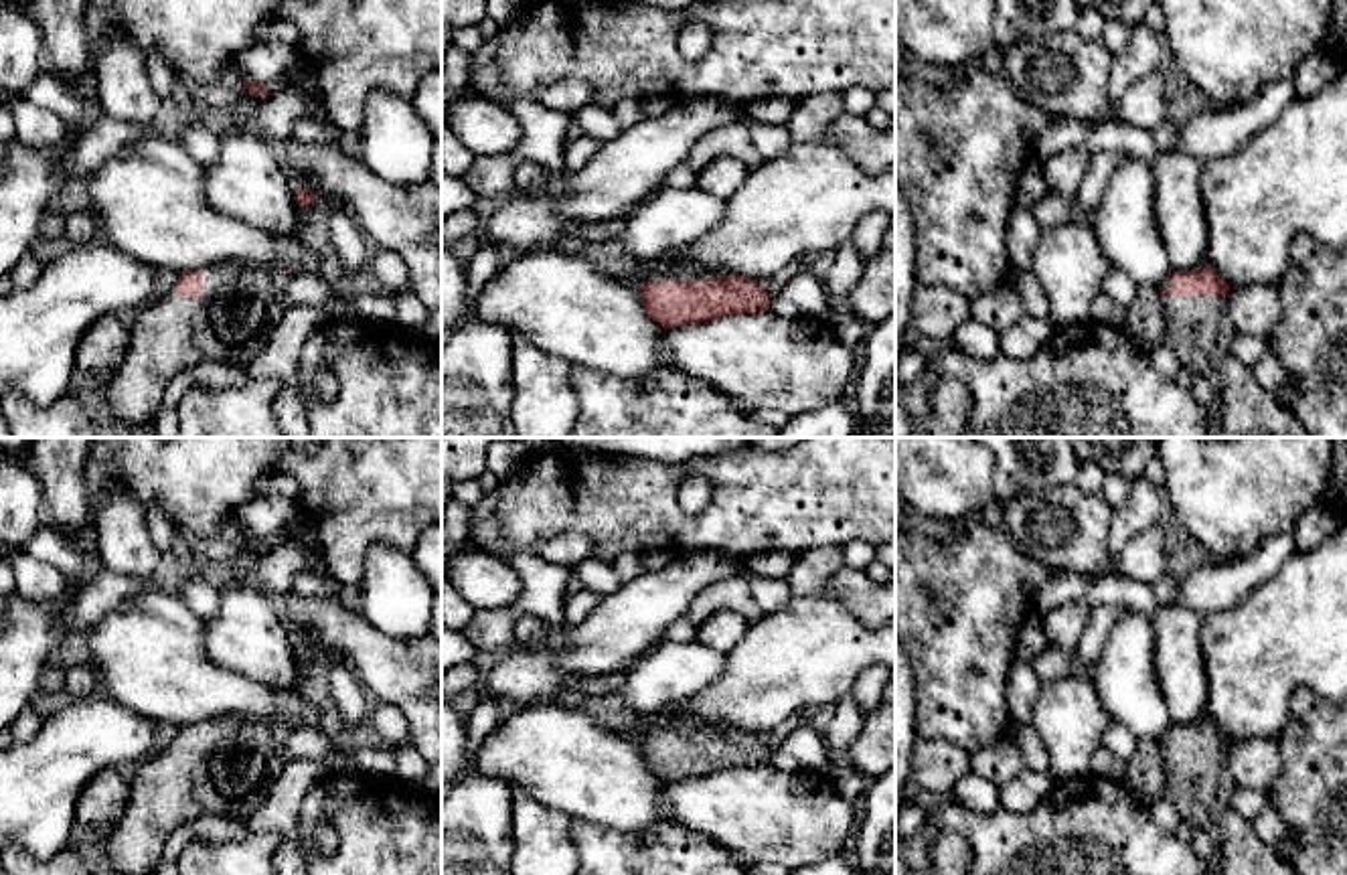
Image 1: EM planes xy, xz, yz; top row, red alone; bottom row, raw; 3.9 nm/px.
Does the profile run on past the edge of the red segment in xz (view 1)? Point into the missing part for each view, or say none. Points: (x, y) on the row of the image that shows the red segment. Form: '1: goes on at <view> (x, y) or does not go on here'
1: goes on at xz (667, 270)

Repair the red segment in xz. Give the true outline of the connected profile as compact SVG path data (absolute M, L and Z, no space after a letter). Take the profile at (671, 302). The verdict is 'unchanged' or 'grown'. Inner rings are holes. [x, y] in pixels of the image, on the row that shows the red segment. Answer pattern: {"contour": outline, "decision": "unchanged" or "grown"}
{"contour": "M662 263L638 288L638 298L646 314L666 330L719 316L768 312L772 294L739 273Z", "decision": "grown"}

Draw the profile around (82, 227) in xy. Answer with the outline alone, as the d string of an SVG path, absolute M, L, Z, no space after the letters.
M91 209L69 213L65 219L65 237L73 245L101 245L97 215Z

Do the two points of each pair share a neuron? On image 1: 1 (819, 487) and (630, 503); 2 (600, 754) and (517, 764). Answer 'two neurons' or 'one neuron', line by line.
1: one neuron
2: one neuron

